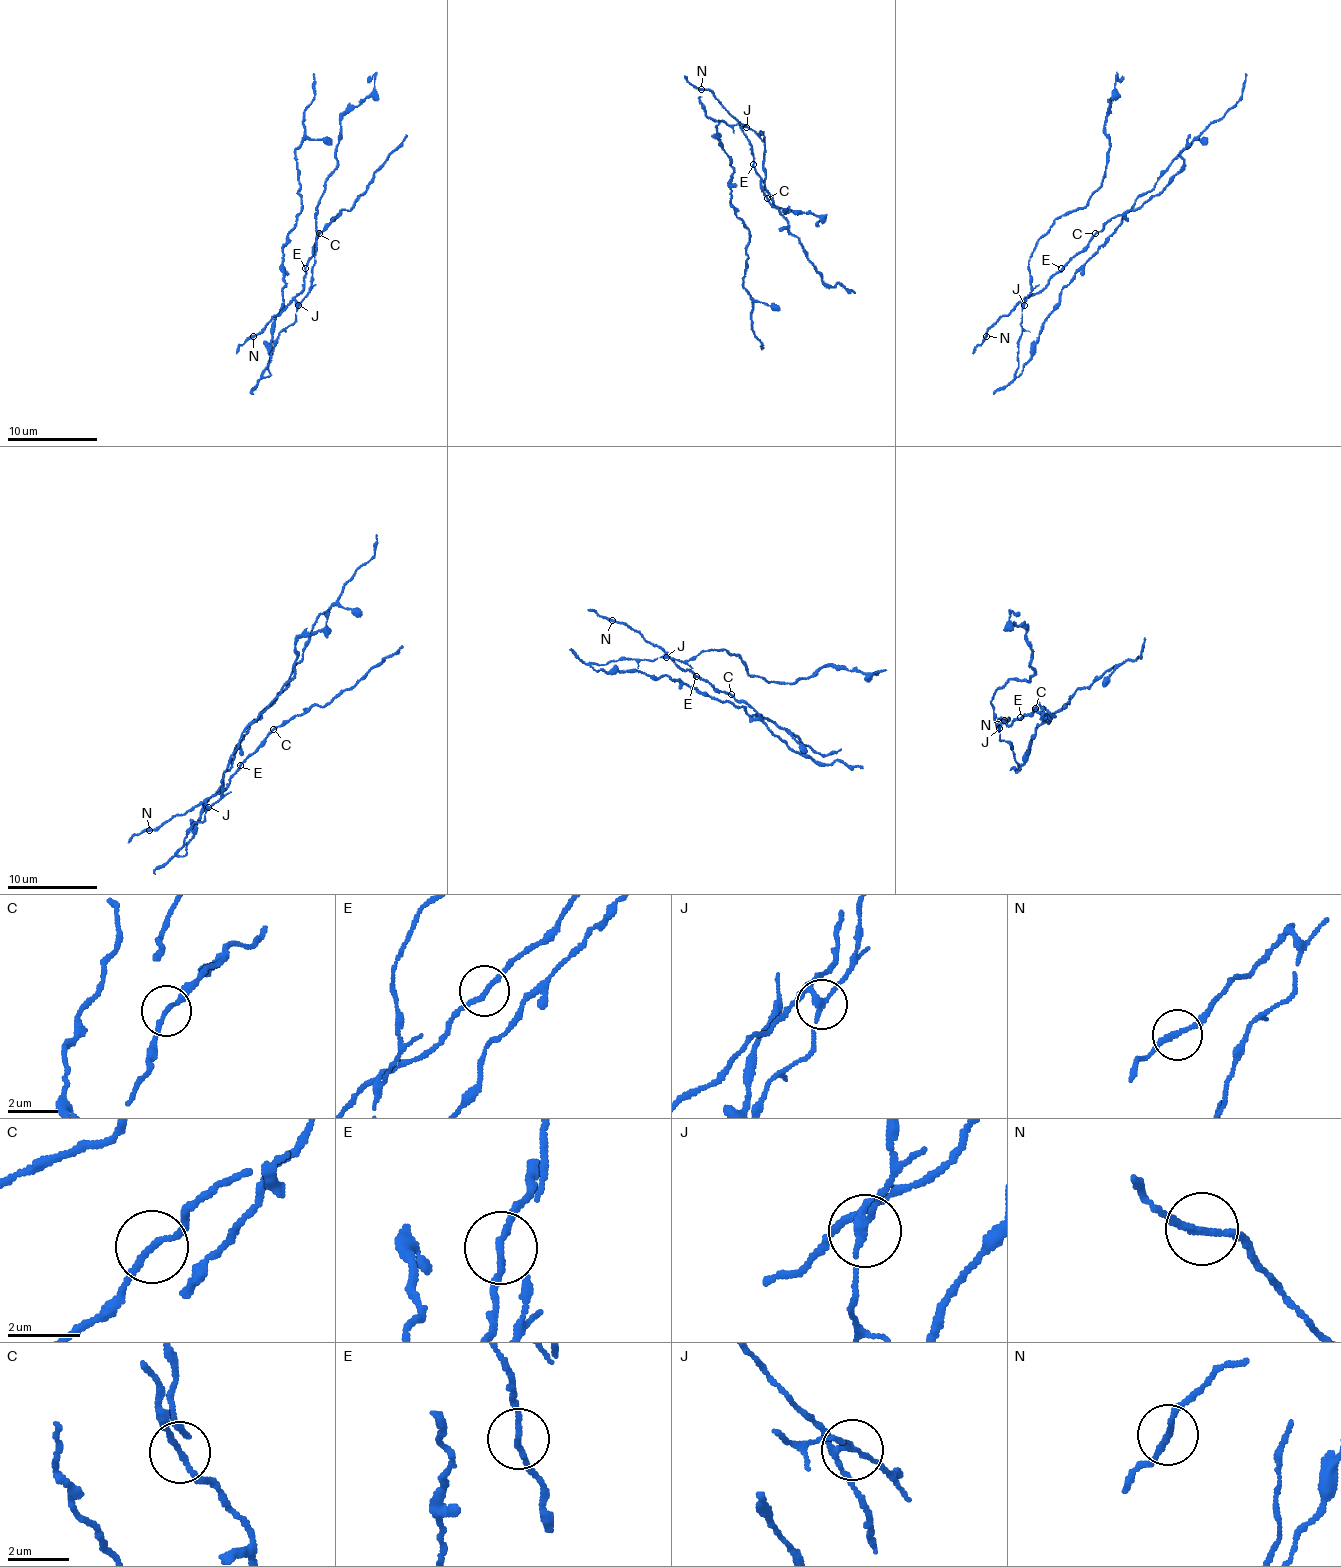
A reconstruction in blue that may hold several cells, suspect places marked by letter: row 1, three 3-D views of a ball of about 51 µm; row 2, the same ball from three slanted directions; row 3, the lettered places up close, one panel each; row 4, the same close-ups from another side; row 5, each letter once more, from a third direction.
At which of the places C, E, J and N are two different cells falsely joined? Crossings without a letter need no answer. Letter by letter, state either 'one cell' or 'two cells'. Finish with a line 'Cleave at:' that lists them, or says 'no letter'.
C: two cells
E: one cell
J: two cells
N: one cell
Cleave at: C, J

